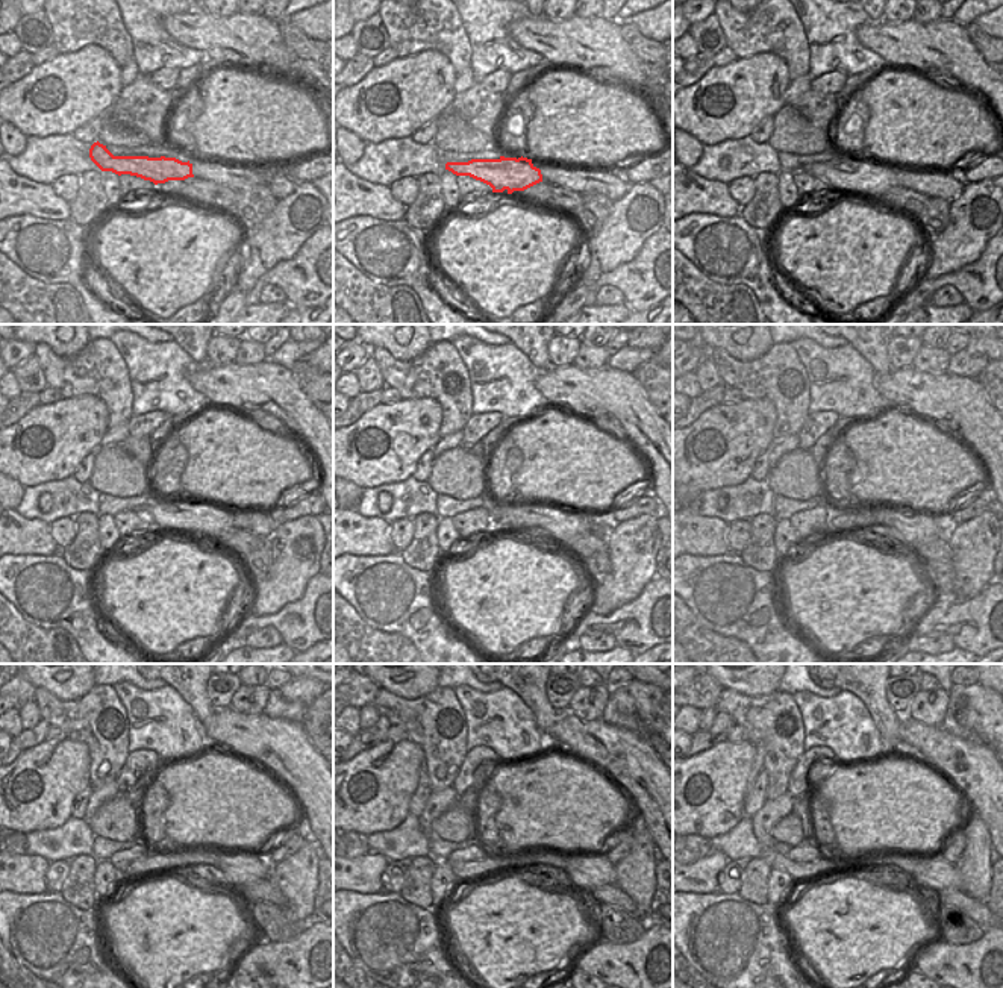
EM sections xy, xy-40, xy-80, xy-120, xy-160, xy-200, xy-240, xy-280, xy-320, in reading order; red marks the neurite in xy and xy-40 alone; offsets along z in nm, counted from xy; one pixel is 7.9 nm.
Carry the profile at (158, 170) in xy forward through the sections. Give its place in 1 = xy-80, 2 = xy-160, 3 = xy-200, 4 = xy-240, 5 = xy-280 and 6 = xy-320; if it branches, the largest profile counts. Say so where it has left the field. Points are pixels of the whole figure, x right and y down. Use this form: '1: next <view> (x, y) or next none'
1: next xy-80 (850, 175)
2: next xy-160 (544, 519)
3: next xy-200 (903, 526)
4: next xy-240 (237, 869)
5: next xy-280 (593, 870)
6: next xy-320 (932, 872)

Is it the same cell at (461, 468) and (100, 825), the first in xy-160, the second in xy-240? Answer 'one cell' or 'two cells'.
one cell

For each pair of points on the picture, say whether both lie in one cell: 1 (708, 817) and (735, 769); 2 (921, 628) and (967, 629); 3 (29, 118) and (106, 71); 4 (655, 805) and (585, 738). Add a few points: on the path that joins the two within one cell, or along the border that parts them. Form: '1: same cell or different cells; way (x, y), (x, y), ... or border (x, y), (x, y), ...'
1: same cell; way (708, 805), (715, 788), (723, 781)
2: same cell; way (932, 623), (956, 623)
3: same cell; way (49, 100), (87, 82)
4: same cell; way (640, 787), (603, 750)

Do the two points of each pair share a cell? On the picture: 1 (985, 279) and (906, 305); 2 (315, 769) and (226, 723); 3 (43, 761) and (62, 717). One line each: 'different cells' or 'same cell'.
1: same cell
2: same cell
3: different cells

